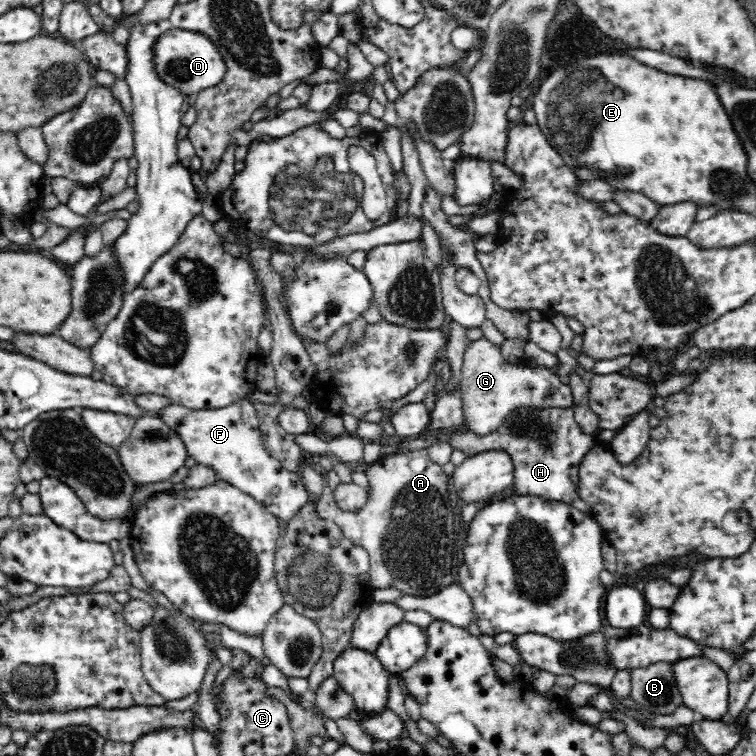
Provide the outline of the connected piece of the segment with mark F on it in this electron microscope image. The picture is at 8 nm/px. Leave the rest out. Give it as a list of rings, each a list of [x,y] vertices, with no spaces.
[[[245,398],[219,409],[192,410],[179,404],[159,411],[157,416],[174,429],[196,464],[216,470],[222,482],[249,494],[284,526],[306,506],[309,496],[300,474],[285,470],[263,445],[256,405]]]

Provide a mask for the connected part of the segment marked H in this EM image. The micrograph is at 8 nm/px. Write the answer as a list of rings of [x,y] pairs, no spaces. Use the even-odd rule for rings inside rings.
[[[460,383],[453,391],[445,391],[440,397],[436,399],[435,406],[430,411],[431,419],[428,426],[416,437],[406,438],[400,440],[397,446],[401,446],[406,452],[425,451],[430,448],[432,444],[432,434],[440,432],[440,430],[447,430],[451,432],[449,442],[458,450],[466,453],[469,457],[475,454],[491,451],[503,450],[510,455],[514,465],[514,494],[520,496],[534,495],[544,499],[544,501],[562,502],[564,504],[572,505],[575,500],[580,499],[579,496],[579,466],[585,454],[591,449],[596,442],[594,434],[586,434],[576,423],[574,418],[574,409],[568,408],[536,408],[530,406],[523,406],[515,411],[512,411],[494,432],[480,436],[476,435],[474,431],[466,431],[464,429],[464,407],[462,407],[462,395],[460,394]]]

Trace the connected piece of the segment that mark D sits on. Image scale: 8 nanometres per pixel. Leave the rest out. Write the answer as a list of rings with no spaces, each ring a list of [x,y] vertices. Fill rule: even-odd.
[[[170,28],[157,39],[155,44],[155,70],[158,77],[185,96],[215,87],[225,78],[226,64],[215,43],[204,34]]]

